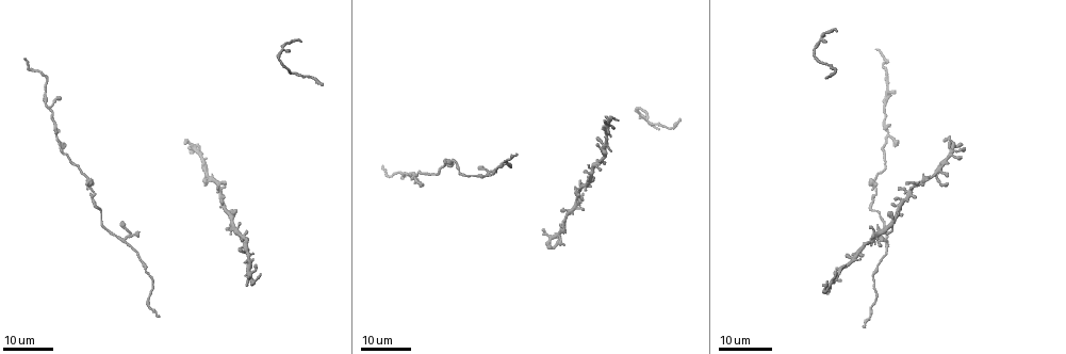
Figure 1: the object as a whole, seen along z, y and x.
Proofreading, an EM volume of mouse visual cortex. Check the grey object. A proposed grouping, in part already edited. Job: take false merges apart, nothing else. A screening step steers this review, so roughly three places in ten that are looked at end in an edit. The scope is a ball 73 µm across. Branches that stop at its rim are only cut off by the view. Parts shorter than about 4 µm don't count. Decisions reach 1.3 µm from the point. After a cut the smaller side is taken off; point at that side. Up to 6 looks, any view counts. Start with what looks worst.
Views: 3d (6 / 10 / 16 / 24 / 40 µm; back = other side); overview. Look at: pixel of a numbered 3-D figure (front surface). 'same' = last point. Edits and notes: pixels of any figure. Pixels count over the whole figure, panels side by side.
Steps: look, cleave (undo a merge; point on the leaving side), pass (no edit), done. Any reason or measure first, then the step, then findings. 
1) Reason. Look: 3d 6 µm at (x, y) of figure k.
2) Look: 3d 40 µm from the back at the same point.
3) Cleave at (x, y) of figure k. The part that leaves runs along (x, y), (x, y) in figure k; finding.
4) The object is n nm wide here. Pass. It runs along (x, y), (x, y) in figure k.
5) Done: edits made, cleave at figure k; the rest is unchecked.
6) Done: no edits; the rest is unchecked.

Three arms meet. Look: 3d 16 µm at (479, 175) of figure 1.

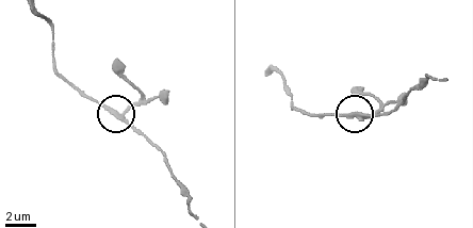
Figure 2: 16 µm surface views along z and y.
Look: 3d 6 µm at (360, 112) of figure 2.

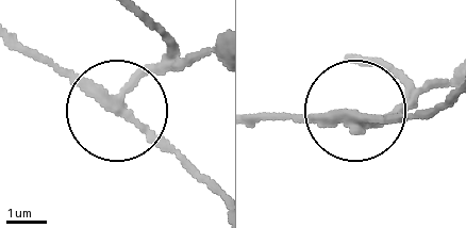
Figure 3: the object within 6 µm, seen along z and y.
3 arms meet here. Cleave at (157, 64) of figure 3. Two cells meet here.

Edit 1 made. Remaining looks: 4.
Looks like a crossing. Look: 3d 16 µm at (919, 182) of figure 1.

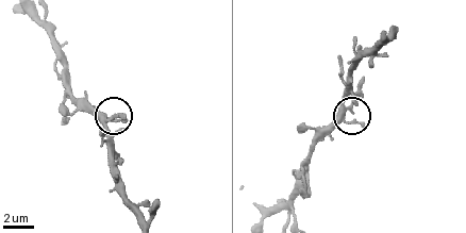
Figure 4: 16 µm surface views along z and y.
Look: 3d 10 µm at (344, 111) of figure 4.

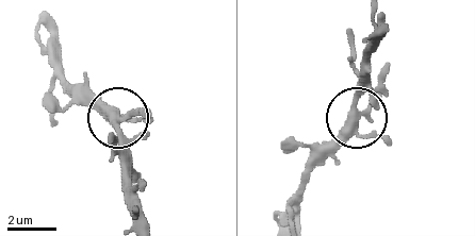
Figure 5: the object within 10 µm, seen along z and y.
Pass. All the same cell.

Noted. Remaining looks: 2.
Done: edits made, cleave at figure 3; the rest is unchecked.

